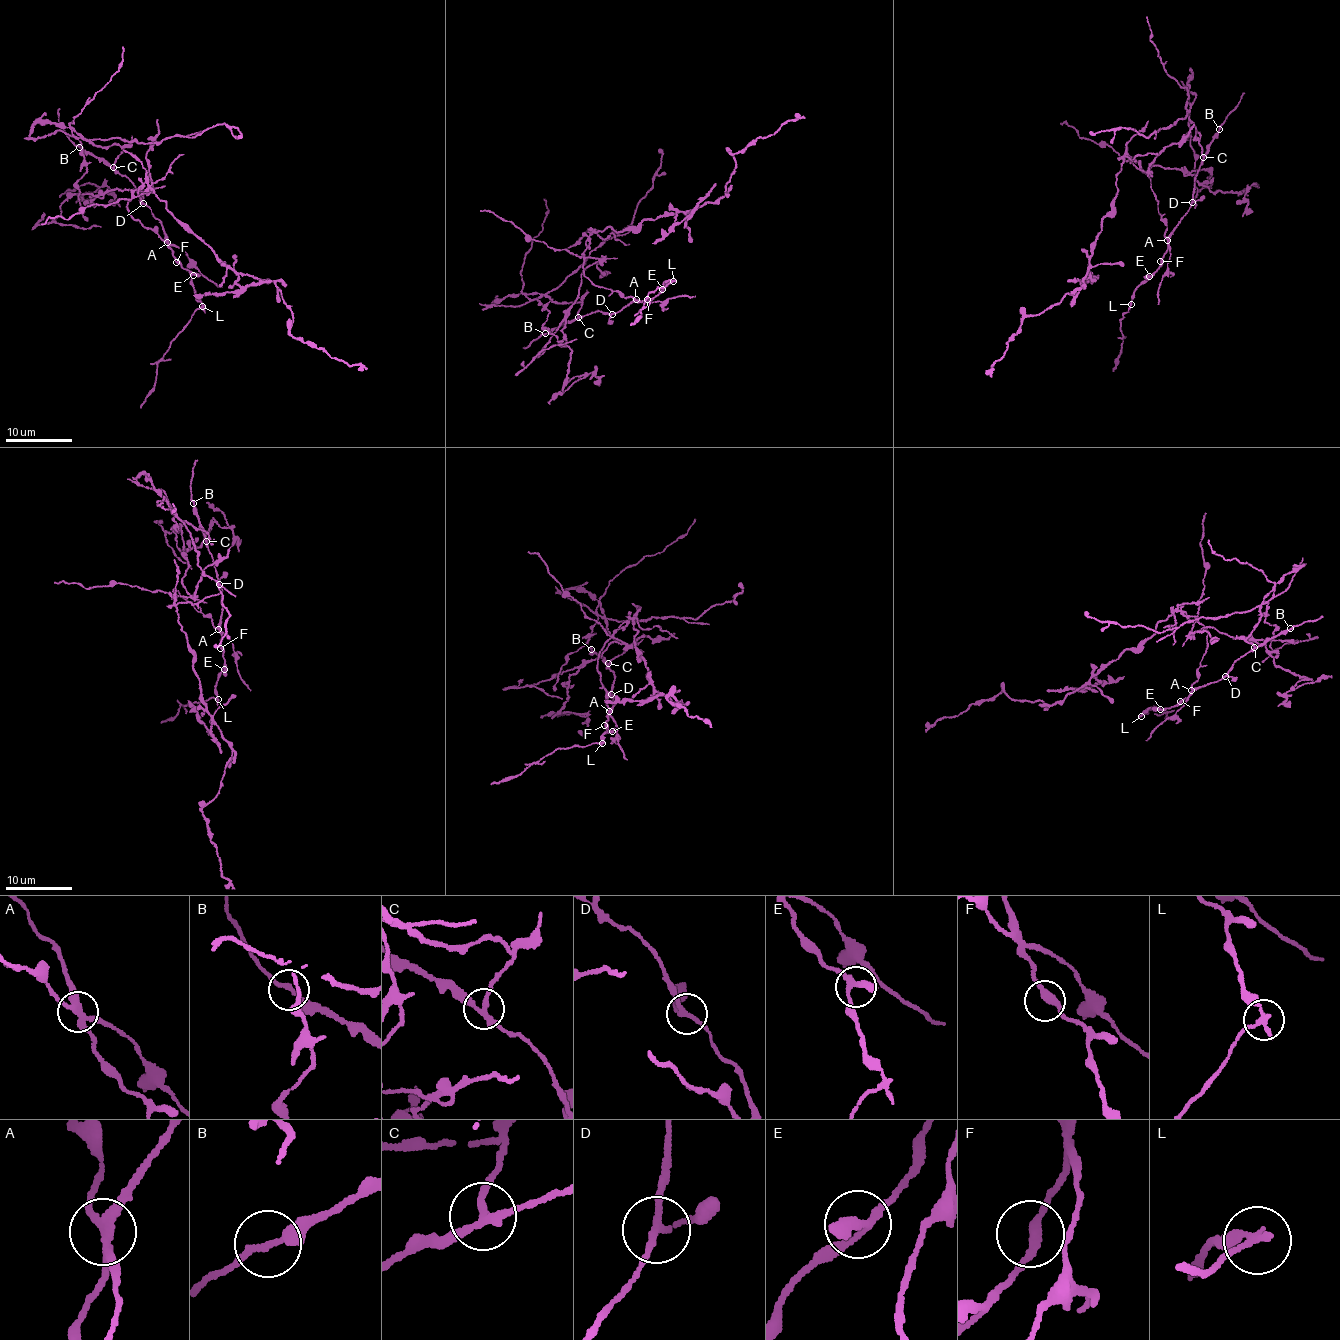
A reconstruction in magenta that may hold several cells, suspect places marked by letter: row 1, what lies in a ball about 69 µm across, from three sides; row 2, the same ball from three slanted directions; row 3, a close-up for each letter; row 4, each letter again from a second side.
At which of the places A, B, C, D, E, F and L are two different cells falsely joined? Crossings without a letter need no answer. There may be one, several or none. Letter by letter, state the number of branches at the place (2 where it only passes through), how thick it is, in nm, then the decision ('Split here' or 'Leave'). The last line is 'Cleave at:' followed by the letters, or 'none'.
A: Branches: 4. Thickness 280 nm. Split here
B: Branches: 2. Thickness 200 nm. Leave
C: Branches: 3. Thickness 240 nm. Split here
D: Branches: 3. Thickness 180 nm. Leave
E: Branches: 3. Thickness 260 nm. Leave
F: Branches: 2. Thickness 280 nm. Leave
L: Branches: 2. Thickness 190 nm. Split here
Cleave at: A, C, L

